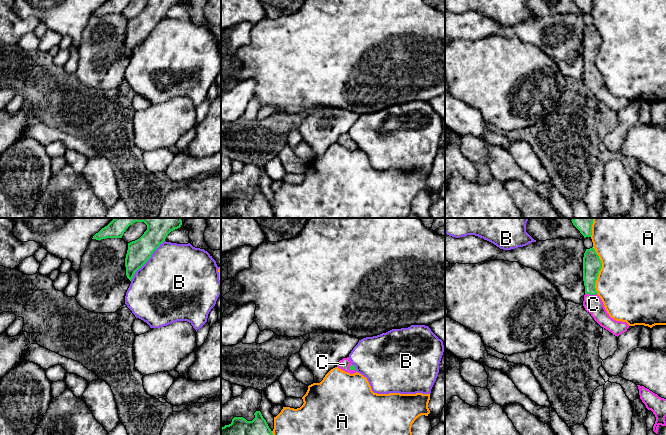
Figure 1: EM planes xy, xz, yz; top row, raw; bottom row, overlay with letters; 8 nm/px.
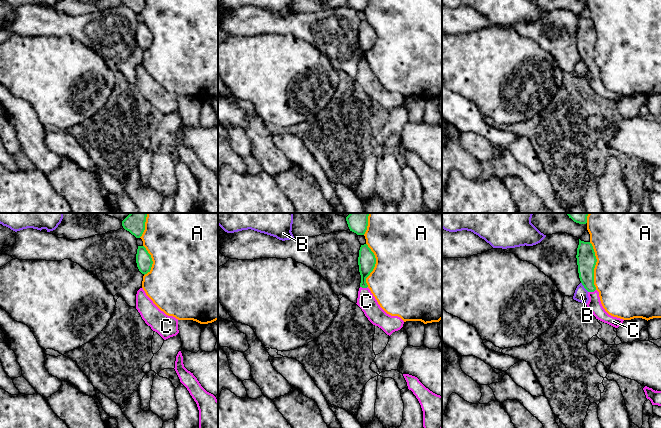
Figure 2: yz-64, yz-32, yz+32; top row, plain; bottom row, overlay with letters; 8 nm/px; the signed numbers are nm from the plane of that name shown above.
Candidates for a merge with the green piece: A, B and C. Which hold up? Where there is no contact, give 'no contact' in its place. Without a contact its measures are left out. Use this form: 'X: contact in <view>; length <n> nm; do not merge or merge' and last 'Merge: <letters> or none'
A: contact in yz; length 380 nm; do not merge
B: contact in xy; length 420 nm; do not merge
C: contact in yz; length 100 nm; merge
Merge: C

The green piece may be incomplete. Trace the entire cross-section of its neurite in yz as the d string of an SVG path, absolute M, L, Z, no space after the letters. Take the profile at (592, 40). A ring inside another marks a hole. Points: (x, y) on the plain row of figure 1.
M593 23L586 25L583 33L583 57L585 62L583 82L601 103L618 113L627 107L629 101L626 98L611 94L597 70L595 59L601 44L602 39L595 25Z

